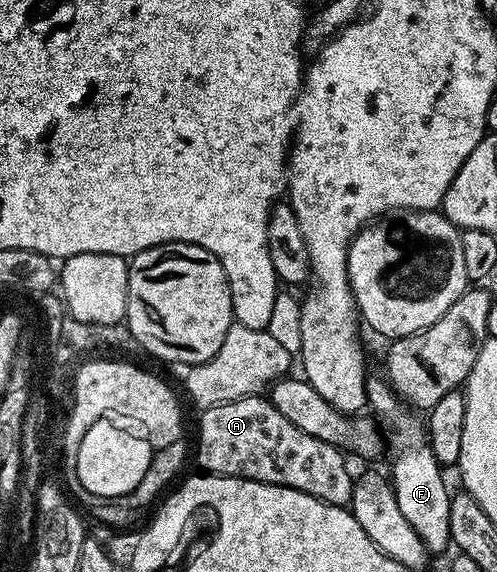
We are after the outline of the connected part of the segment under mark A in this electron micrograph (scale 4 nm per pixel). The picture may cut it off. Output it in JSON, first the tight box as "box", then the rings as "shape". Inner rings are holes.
{"box":[199,397,353,507],"shape":[[[270,397],[219,403],[204,409],[199,416],[199,462],[207,474],[288,486],[334,506],[346,507],[350,503],[353,474],[347,471],[348,459],[343,451],[317,440],[317,436],[309,436],[309,432],[301,432],[297,424],[285,420],[273,408]]]}

